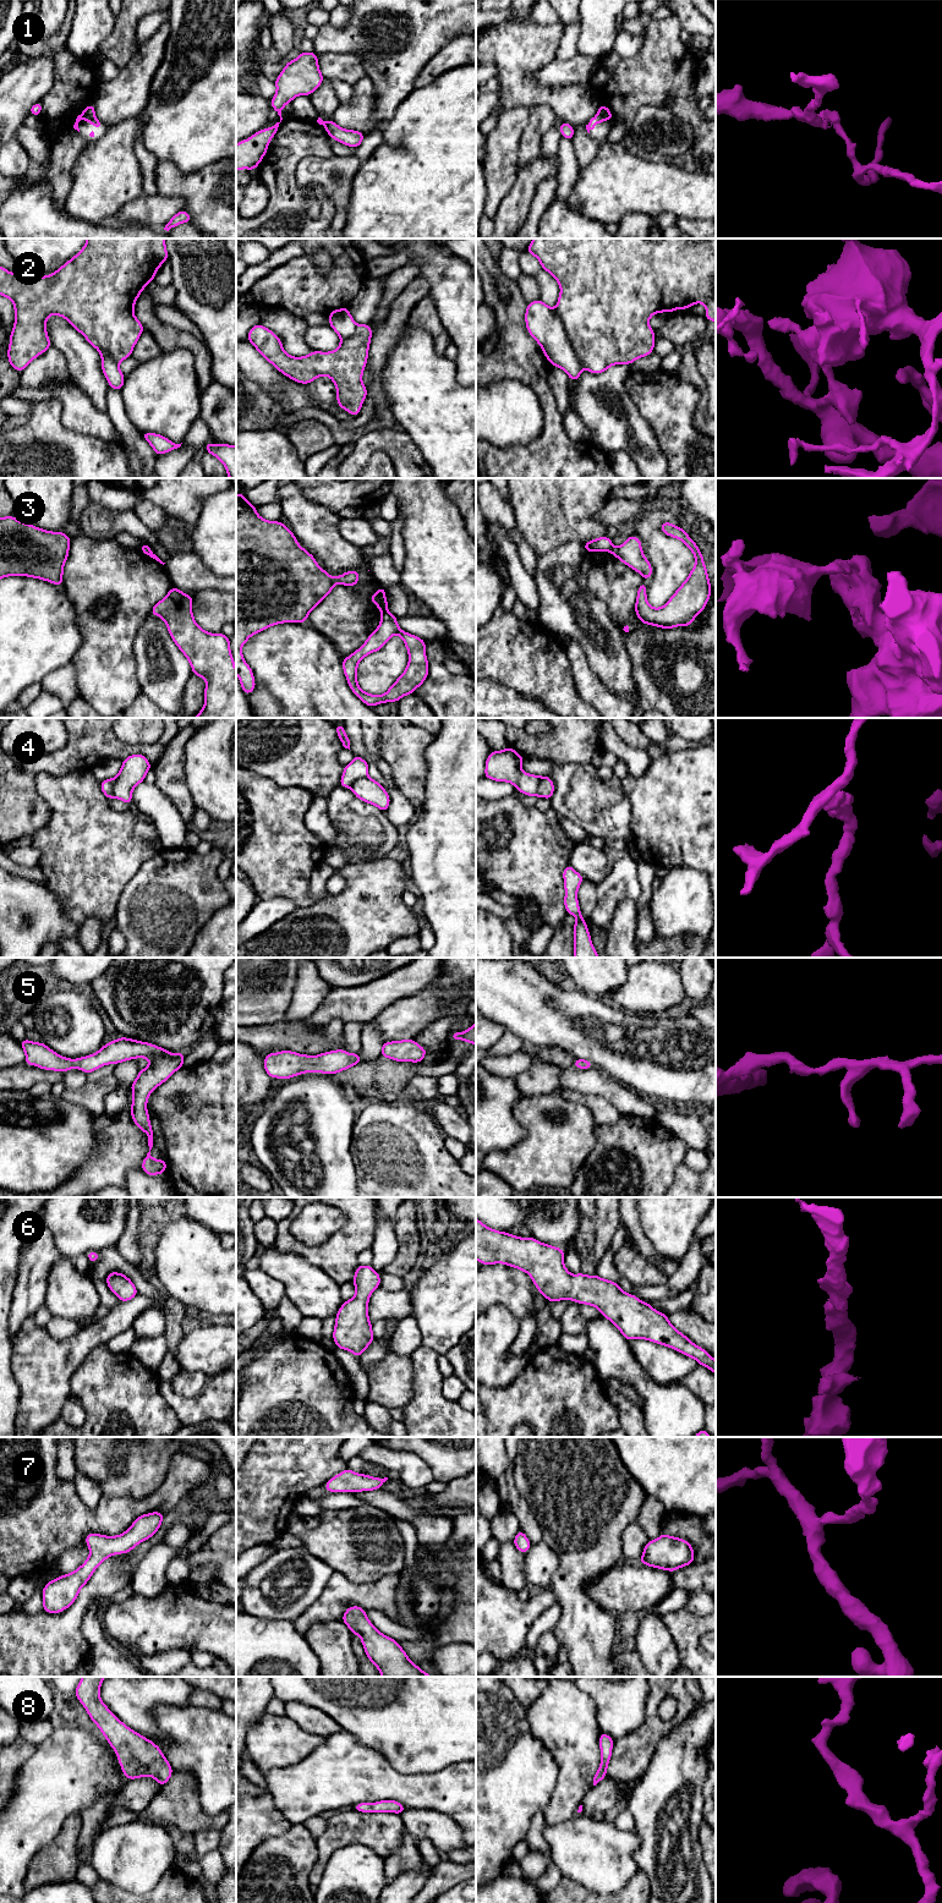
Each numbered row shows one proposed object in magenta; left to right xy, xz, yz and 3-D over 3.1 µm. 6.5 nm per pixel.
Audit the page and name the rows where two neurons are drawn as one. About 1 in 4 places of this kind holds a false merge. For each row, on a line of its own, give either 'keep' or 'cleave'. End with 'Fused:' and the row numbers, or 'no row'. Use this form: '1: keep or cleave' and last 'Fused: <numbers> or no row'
1: cleave
2: cleave
3: cleave
4: cleave
5: keep
6: keep
7: keep
8: keep
Fused: 1, 2, 3, 4

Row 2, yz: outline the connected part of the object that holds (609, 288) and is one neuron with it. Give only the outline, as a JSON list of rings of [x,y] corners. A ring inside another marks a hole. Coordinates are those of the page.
[[[533,238],[527,248],[527,253],[535,256],[543,270],[554,276],[560,286],[557,311],[563,320],[565,331],[582,368],[591,373],[599,374],[614,364],[631,364],[640,357],[646,357],[653,352],[655,331],[650,328],[652,314],[661,312],[670,313],[675,309],[688,309],[695,303],[706,306],[706,318],[716,322],[716,238]]]

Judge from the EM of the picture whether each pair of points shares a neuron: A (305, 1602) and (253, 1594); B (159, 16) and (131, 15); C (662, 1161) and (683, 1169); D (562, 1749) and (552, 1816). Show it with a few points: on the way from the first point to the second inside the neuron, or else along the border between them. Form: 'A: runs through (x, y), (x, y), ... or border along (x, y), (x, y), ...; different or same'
A: runs through (291, 1612), (270, 1612), (266, 1607); same
B: border along (153, 12), (148, 12), (137, 23), (136, 42); different
C: border along (683, 1162), (678, 1167), (672, 1184); different
D: runs through (567, 1766), (565, 1799); same

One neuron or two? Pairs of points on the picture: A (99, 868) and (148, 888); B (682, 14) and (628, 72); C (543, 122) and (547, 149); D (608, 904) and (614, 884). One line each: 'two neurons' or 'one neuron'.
A: two neurons
B: two neurons
C: two neurons
D: one neuron

